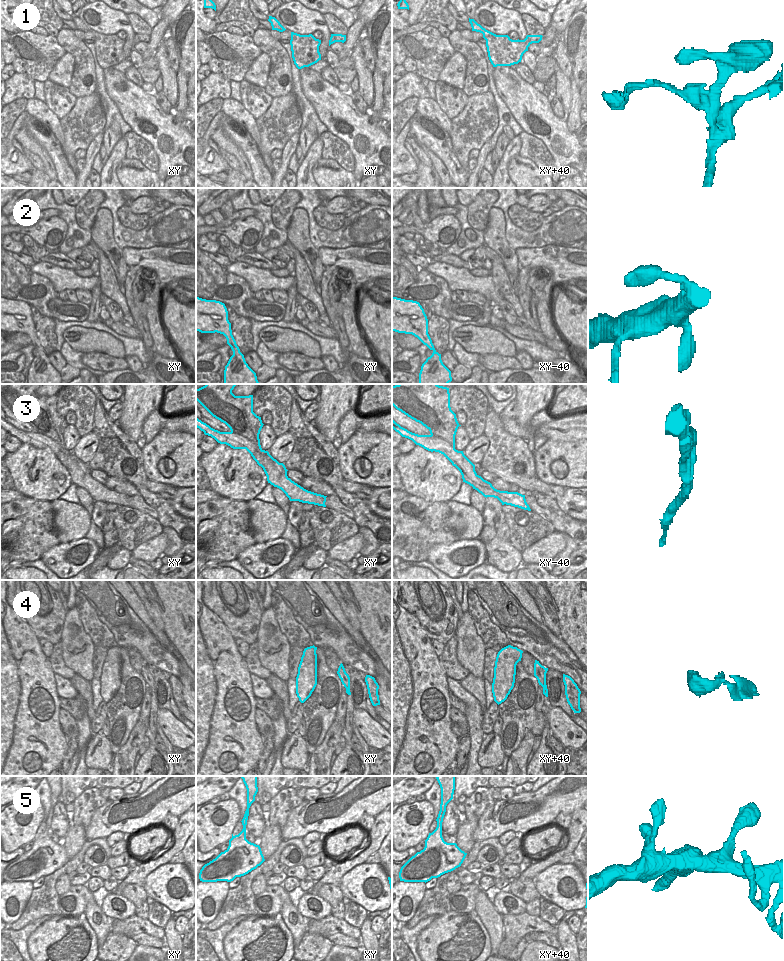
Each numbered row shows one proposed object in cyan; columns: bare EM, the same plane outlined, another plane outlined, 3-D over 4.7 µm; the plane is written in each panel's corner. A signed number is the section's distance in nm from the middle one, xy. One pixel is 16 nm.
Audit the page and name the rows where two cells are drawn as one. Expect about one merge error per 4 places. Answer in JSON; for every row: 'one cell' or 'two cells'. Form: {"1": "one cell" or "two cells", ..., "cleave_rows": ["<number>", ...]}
{"1": "one cell", "2": "one cell", "3": "two cells", "4": "two cells", "5": "one cell", "cleave_rows": ["3", "4"]}

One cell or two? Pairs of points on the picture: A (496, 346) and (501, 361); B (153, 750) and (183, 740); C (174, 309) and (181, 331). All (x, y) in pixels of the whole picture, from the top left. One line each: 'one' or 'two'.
A: two
B: two
C: one

